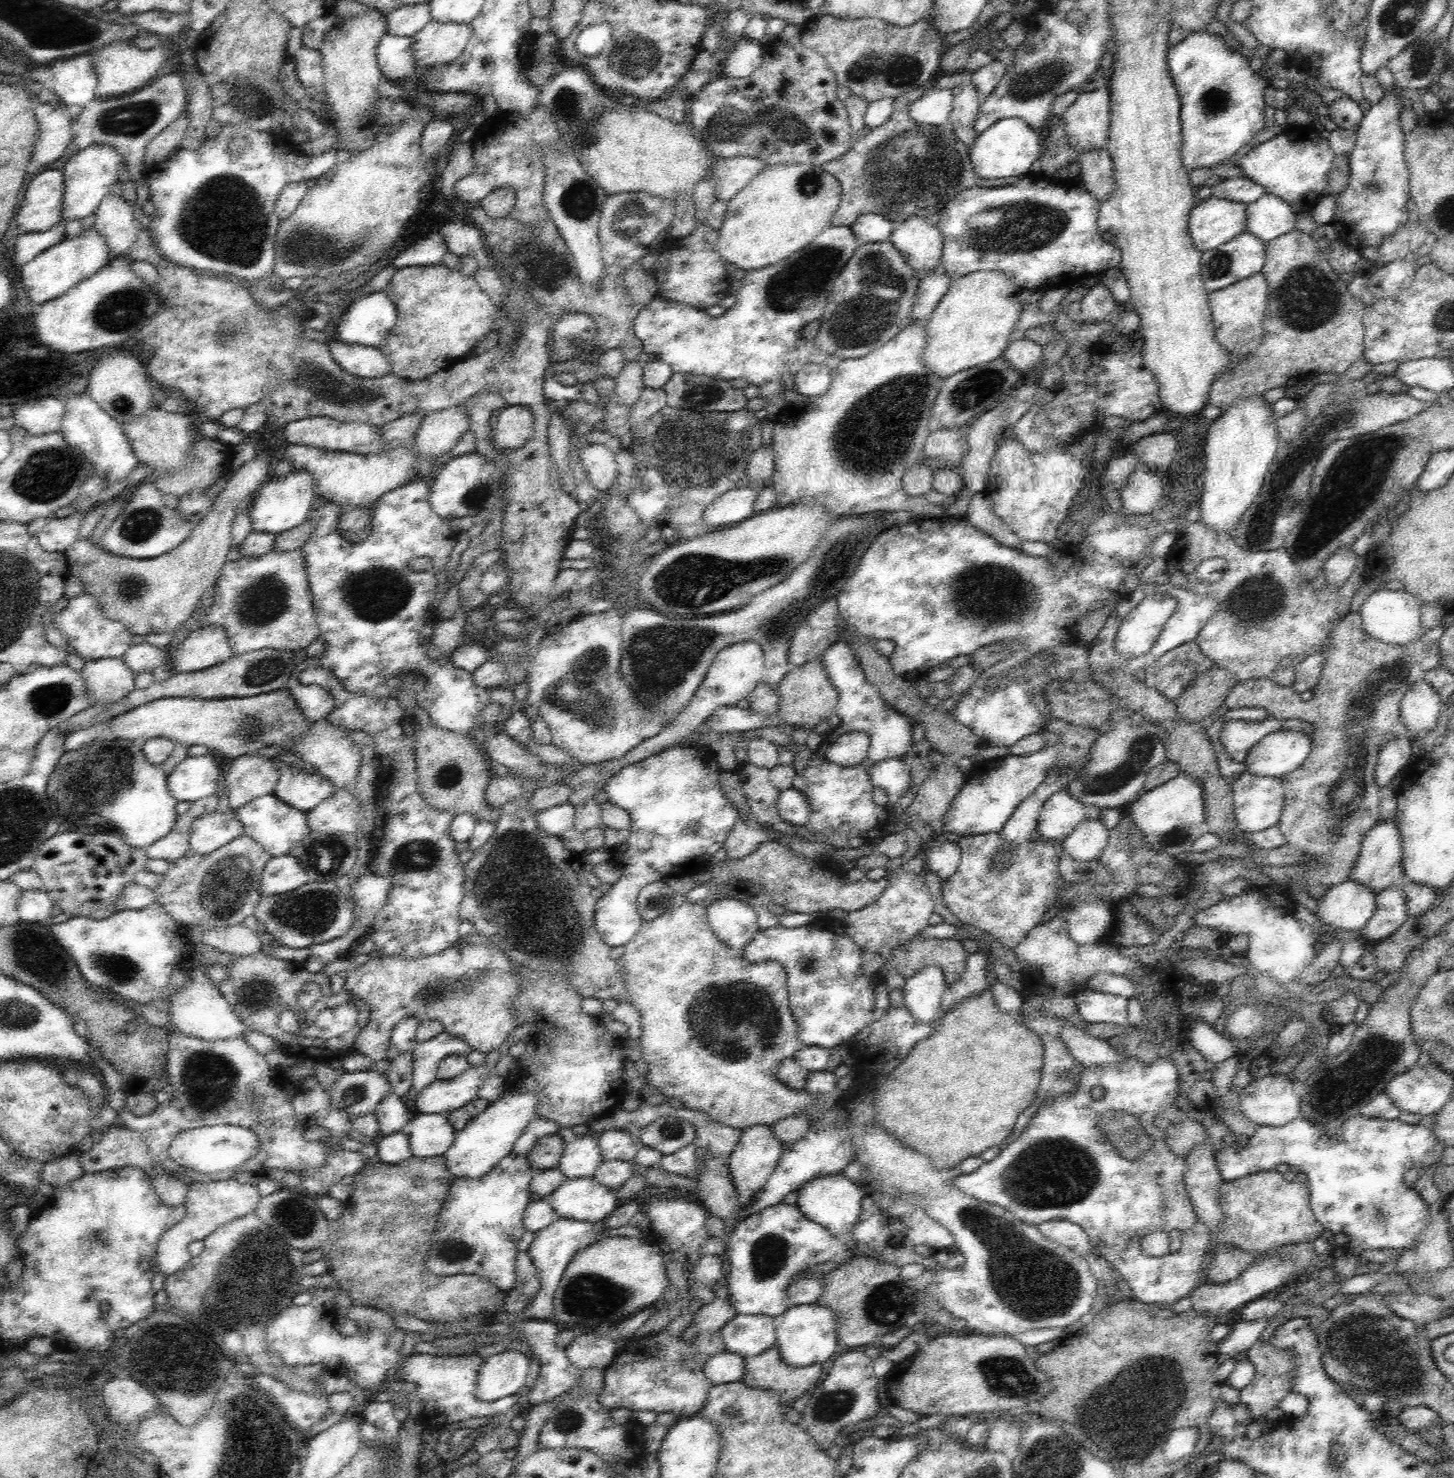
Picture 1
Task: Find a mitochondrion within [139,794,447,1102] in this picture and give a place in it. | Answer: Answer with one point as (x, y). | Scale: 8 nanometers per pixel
(225, 886)

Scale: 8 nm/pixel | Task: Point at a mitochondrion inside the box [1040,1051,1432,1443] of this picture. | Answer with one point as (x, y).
(1341, 1332)

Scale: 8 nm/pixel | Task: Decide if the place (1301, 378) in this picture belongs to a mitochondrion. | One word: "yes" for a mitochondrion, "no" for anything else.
no

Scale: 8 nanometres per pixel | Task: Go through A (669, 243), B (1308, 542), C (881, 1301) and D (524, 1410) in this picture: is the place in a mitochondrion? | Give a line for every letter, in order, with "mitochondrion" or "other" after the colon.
A: other
B: mitochondrion
C: mitochondrion
D: other

